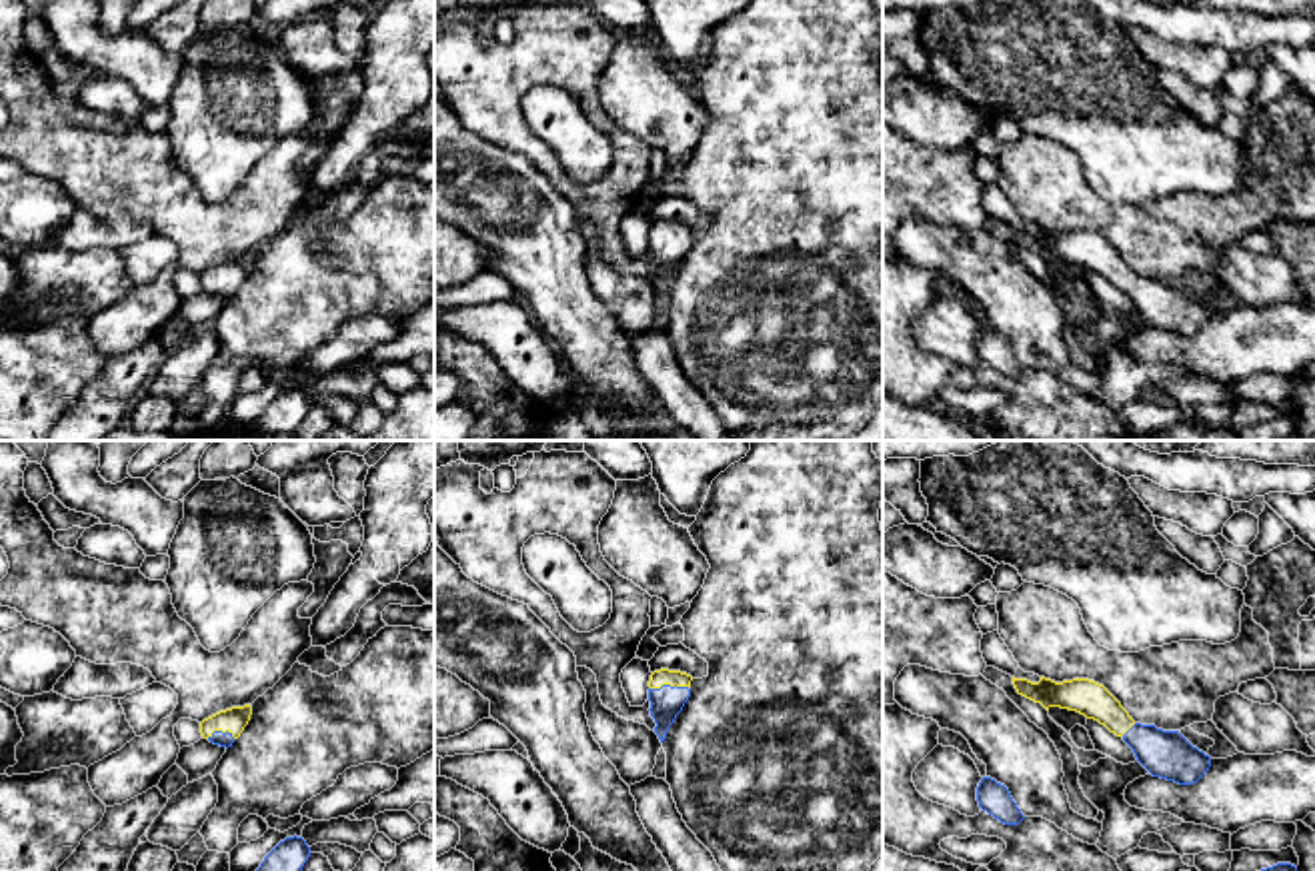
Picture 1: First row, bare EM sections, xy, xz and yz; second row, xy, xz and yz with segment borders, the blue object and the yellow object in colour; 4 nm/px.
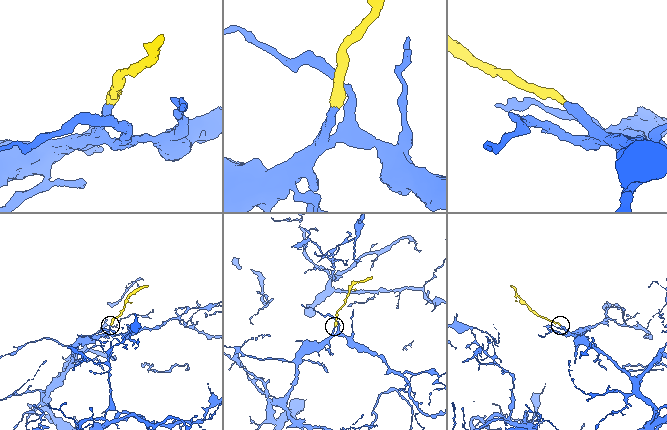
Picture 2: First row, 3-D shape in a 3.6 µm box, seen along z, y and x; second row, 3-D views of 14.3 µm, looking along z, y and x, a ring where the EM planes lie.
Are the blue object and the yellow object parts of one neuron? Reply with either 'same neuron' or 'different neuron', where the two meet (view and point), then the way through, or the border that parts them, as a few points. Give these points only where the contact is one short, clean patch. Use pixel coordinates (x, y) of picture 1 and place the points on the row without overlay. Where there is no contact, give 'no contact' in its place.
same neuron; contact xz (669, 237); way xz (667, 253), (669, 237), (661, 229)

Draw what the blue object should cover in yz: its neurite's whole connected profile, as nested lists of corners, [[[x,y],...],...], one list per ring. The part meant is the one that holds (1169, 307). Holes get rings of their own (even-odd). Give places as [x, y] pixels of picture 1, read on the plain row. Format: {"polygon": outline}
{"polygon": [[[1013,228],[1013,236],[1019,246],[1041,254],[1047,262],[1061,258],[1099,272],[1133,300],[1137,312],[1153,328],[1193,336],[1211,318],[1211,308],[1193,298],[1179,282],[1135,274],[1121,254],[1095,232],[1073,230],[1055,234],[1041,228],[1039,234],[1031,234]]]}

